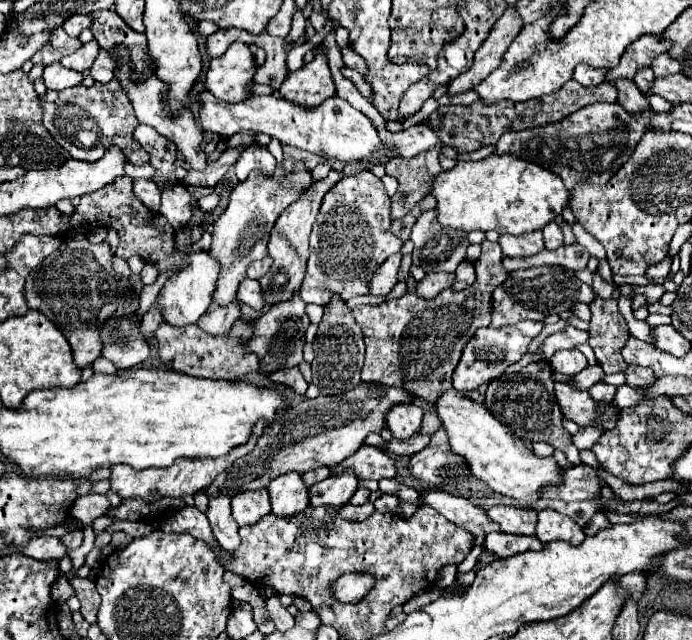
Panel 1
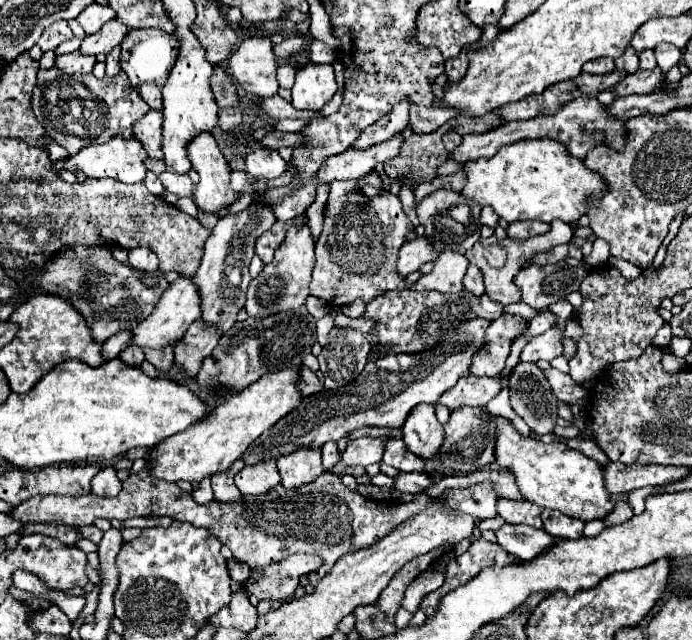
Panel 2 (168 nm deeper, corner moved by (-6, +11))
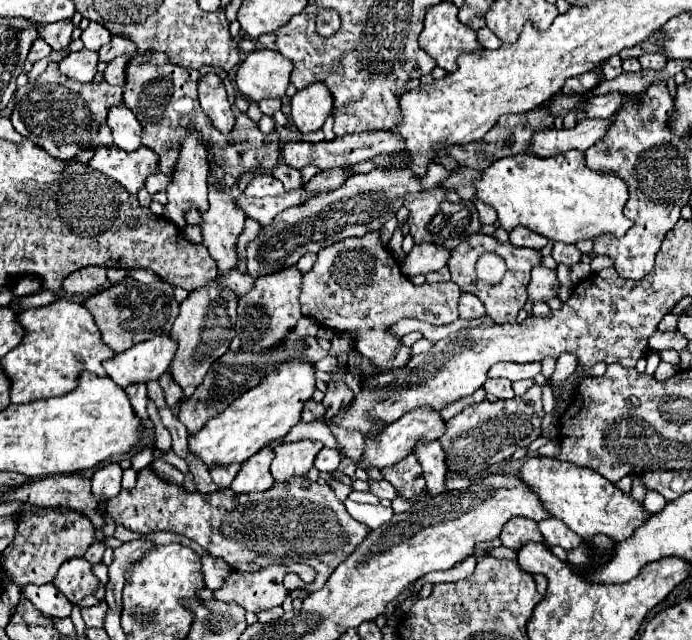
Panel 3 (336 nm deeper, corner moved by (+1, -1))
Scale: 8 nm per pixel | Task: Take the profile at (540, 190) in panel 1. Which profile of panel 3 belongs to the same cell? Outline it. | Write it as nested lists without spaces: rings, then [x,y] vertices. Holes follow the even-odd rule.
[[[569,150],[551,158],[539,158],[533,154],[507,156],[505,160],[497,160],[497,164],[491,164],[487,170],[483,170],[483,176],[475,180],[475,188],[477,198],[497,210],[499,224],[507,232],[511,232],[515,226],[525,226],[553,242],[577,244],[579,240],[595,240],[603,234],[623,236],[631,226],[629,218],[623,216],[623,206],[629,198],[625,180],[613,172],[595,172],[587,168],[585,154],[579,150]]]

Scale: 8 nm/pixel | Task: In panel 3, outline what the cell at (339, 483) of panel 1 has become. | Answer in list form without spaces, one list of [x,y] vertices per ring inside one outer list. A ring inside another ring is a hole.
[[[417,408],[413,412],[407,412],[403,418],[389,424],[377,440],[369,440],[369,438],[365,440],[365,452],[363,452],[363,460],[359,466],[361,468],[393,466],[399,460],[403,460],[405,456],[409,456],[419,442],[439,440],[443,436],[443,432],[445,432],[445,422],[439,416],[439,412],[433,412],[433,408]]]

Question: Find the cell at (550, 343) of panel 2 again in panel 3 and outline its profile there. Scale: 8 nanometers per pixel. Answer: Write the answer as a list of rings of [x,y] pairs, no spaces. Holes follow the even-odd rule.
[[[495,364],[487,378],[507,378],[511,382],[515,380],[525,380],[525,378],[533,378],[541,372],[539,364]]]

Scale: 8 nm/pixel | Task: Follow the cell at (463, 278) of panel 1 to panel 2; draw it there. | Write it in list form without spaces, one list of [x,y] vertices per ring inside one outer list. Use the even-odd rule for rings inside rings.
[[[470,266],[466,276],[464,276],[464,288],[476,296],[484,294],[484,282],[482,282],[482,272],[476,266]]]

